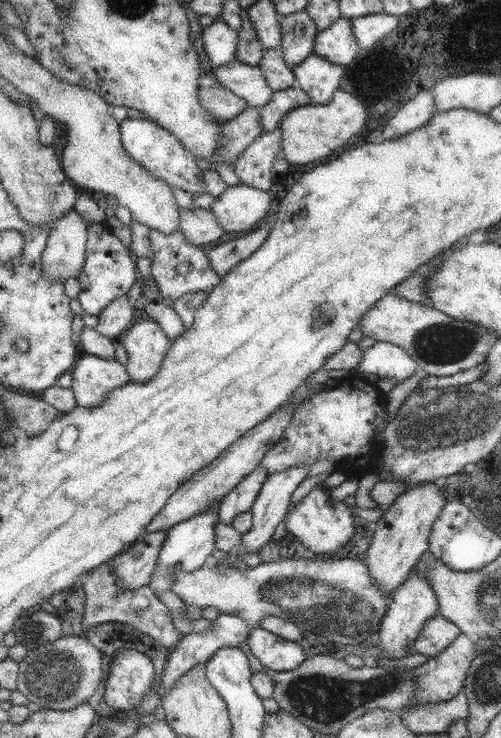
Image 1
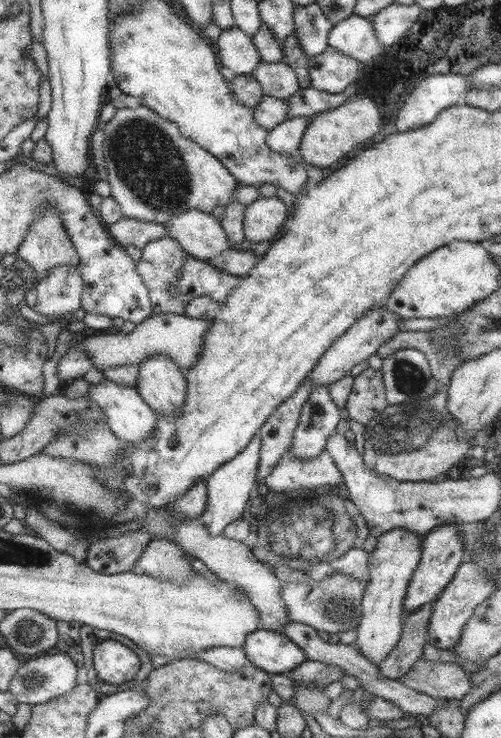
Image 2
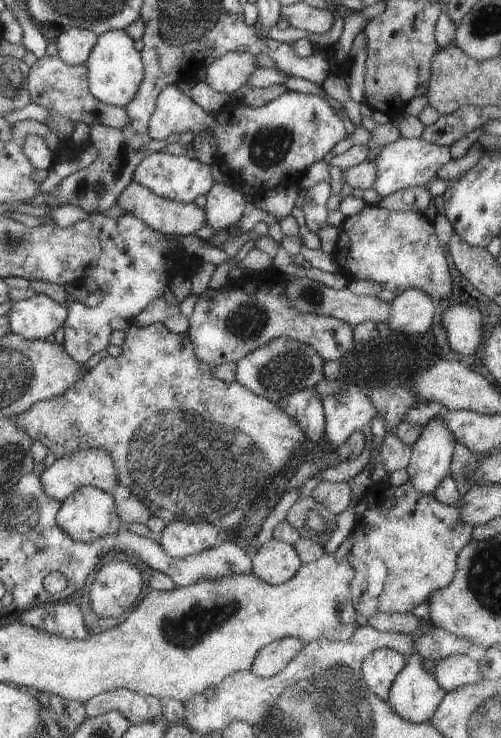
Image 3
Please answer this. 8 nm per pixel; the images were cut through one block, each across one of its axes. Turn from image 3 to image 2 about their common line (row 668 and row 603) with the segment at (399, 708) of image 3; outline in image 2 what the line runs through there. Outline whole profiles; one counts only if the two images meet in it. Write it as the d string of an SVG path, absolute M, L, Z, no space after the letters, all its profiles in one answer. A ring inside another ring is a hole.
M451 523L430 530L422 538L422 556L406 588L403 614L410 615L417 612L424 604L437 599L442 594L441 590L450 583L449 580L454 578L453 574L458 571L463 554L463 540L457 536L457 528L451 526Z

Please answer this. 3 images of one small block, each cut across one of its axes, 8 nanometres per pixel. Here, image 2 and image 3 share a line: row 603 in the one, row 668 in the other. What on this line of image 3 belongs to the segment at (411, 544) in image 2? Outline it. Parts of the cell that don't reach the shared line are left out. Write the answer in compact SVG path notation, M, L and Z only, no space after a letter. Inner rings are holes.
M379 648L369 652L362 662L362 678L366 687L377 698L387 701L390 686L402 669L407 659L399 651L390 648Z

